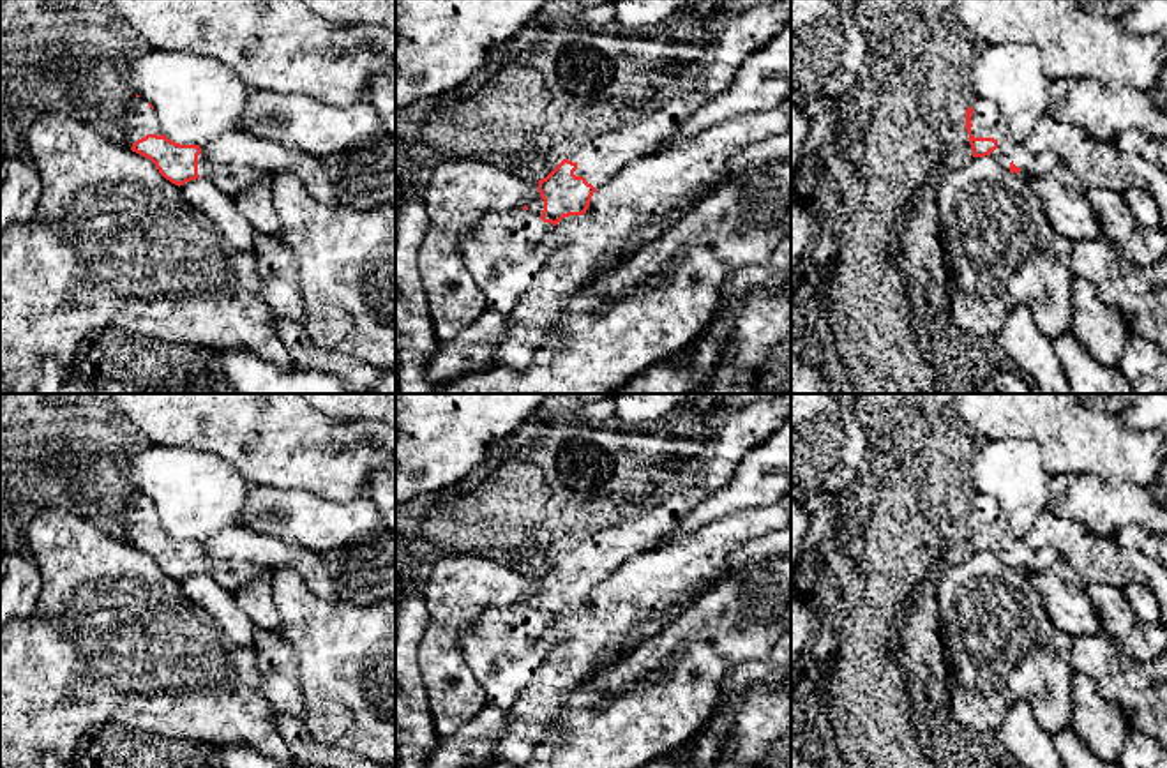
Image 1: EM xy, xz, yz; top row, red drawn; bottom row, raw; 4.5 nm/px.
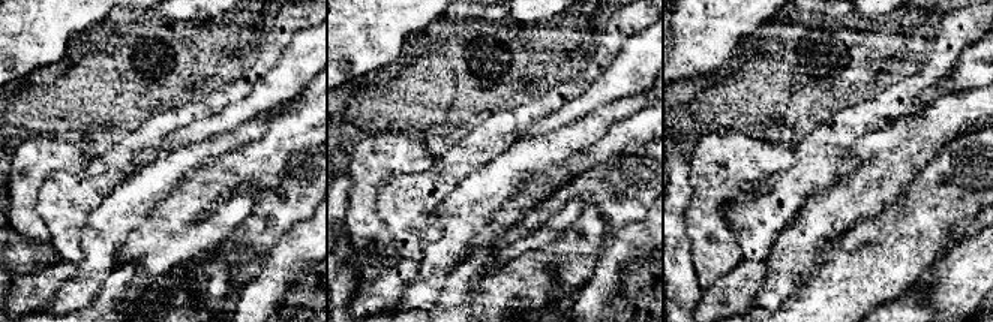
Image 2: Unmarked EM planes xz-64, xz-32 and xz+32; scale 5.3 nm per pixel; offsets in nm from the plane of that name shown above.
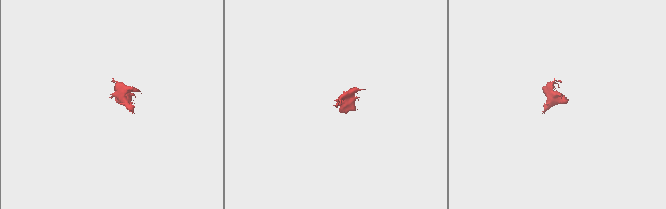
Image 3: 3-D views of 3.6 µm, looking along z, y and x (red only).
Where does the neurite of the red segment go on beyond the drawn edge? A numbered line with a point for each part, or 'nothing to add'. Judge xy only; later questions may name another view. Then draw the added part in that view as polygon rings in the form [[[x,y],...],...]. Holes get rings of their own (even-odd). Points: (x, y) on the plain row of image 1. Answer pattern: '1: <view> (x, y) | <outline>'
1: xy (142, 516) | [[[134,493],[127,500],[125,530],[131,538],[136,538],[147,530],[162,530],[155,507],[148,501],[143,493]]]
2: xy (232, 576) | [[[203,547],[198,551],[198,570],[200,574],[208,574],[222,588],[235,591],[245,586],[256,576],[268,576],[267,568],[252,563],[219,560],[210,556]]]

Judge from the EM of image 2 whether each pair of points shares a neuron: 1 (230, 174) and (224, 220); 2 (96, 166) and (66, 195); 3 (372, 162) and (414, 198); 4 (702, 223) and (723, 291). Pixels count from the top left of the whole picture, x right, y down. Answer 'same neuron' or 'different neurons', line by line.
1: same neuron
2: same neuron
3: different neurons
4: different neurons

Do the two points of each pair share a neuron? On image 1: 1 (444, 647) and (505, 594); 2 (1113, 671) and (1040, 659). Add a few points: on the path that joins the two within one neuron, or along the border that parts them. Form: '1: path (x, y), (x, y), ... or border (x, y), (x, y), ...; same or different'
1: path (445, 627), (479, 594), (486, 594); same
2: border (1074, 636), (1072, 668), (1076, 673); different

